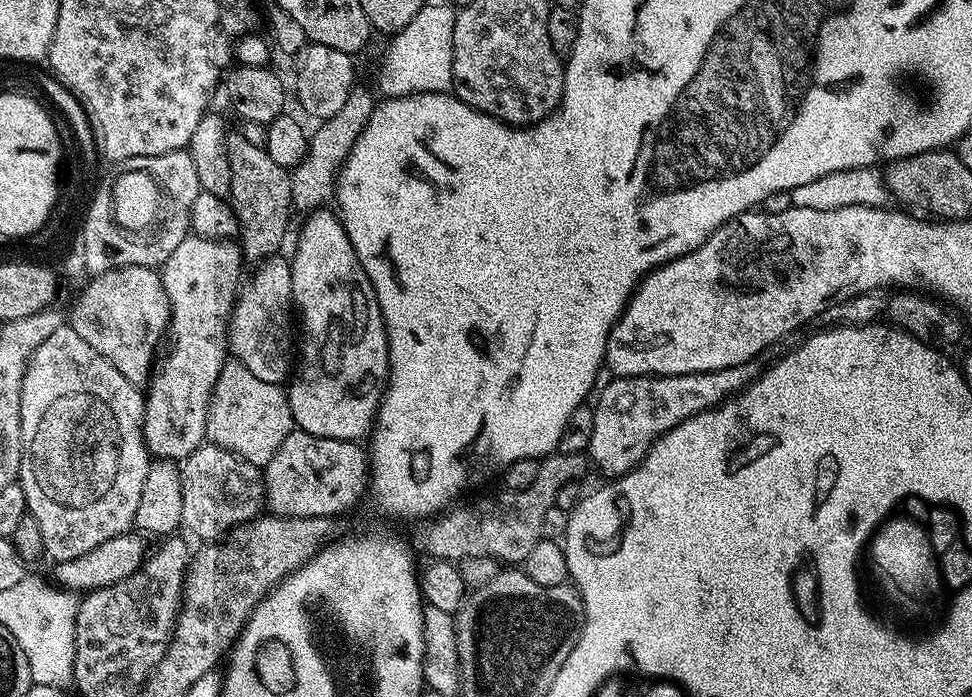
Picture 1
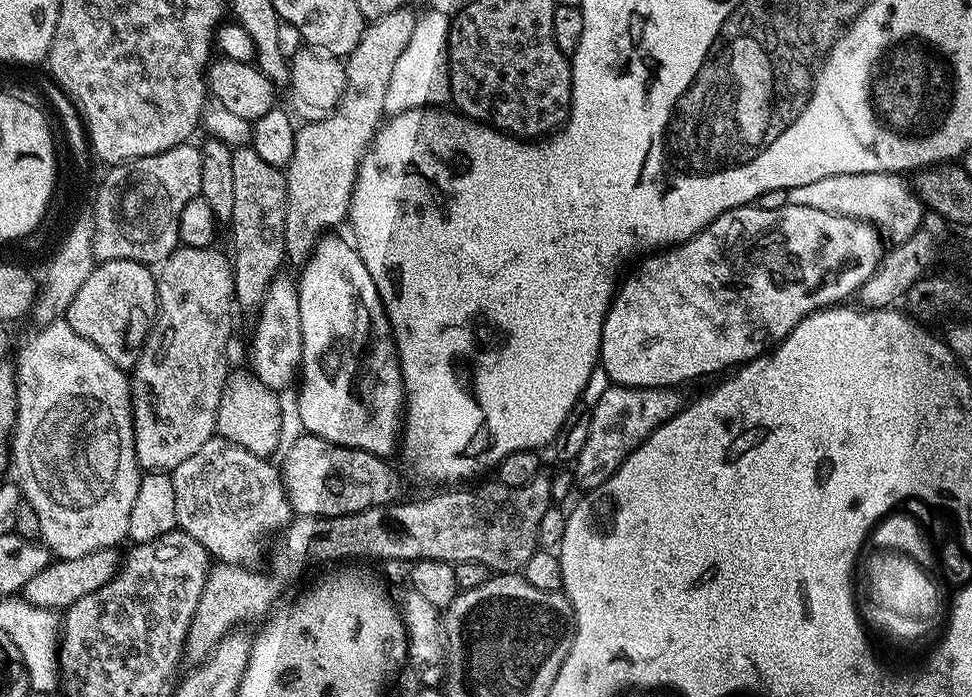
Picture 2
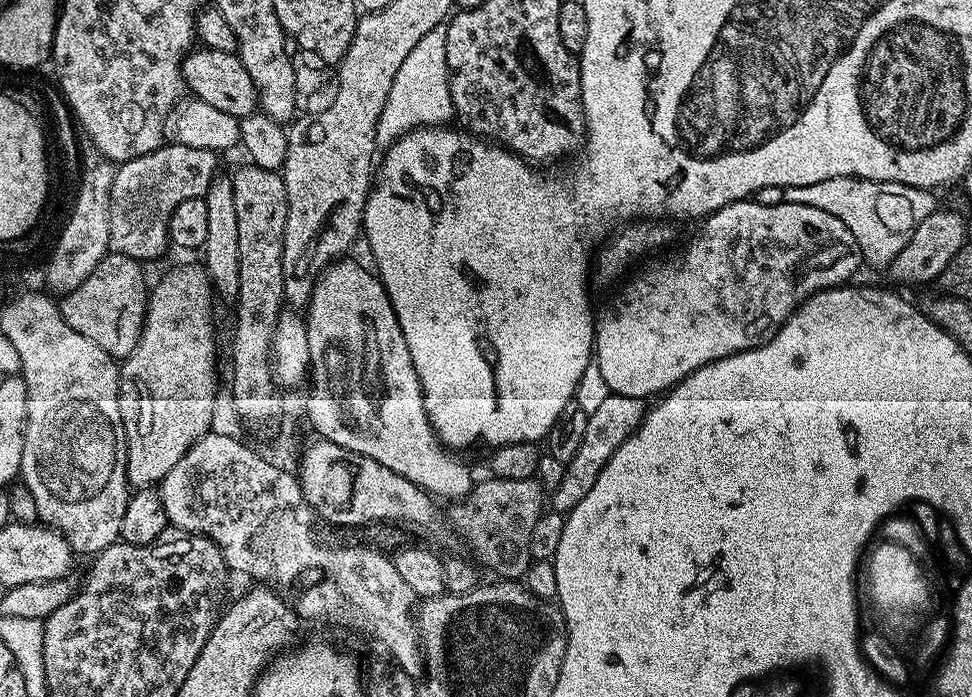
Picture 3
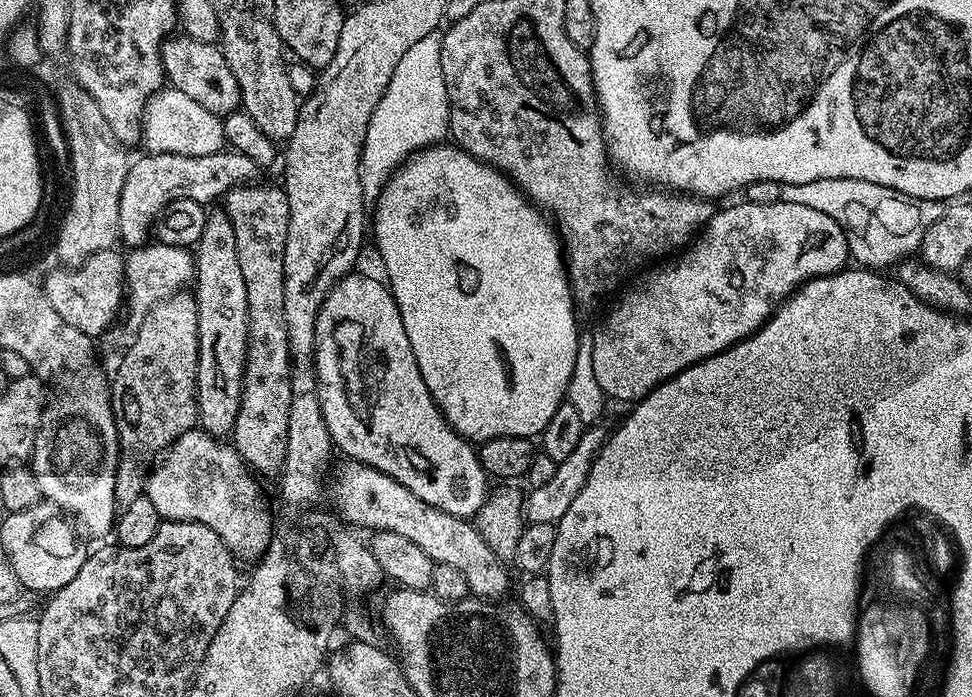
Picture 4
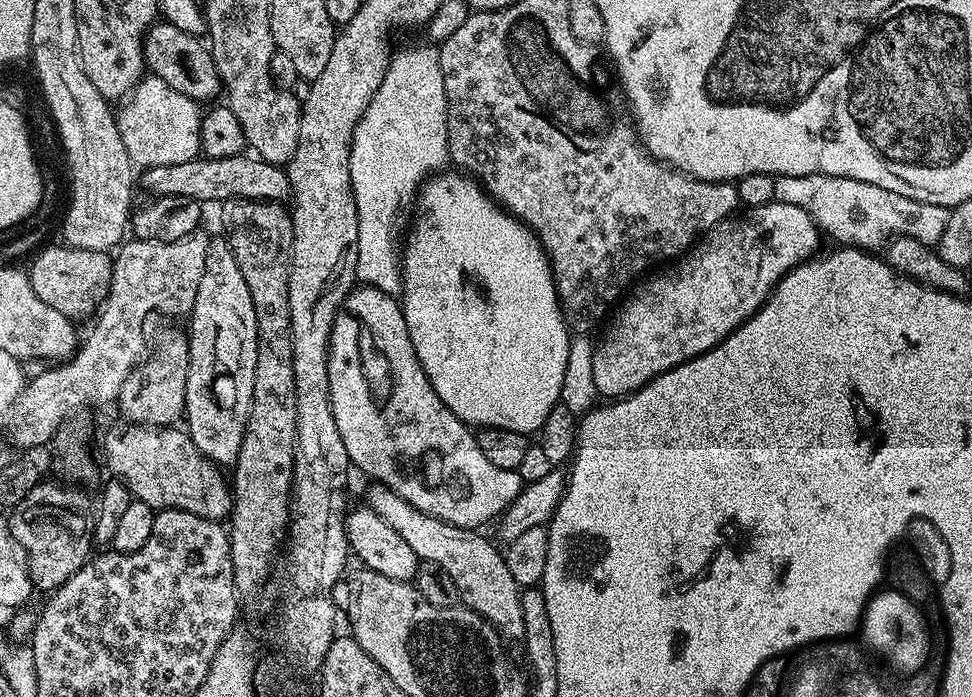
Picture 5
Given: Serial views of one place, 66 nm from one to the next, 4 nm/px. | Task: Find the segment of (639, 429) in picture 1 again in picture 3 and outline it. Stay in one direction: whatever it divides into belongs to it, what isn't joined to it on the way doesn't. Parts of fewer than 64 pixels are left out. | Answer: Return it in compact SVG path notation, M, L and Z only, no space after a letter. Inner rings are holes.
M604 394L604 397L597 402L596 409L588 412L586 430L582 434L578 454L574 454L574 458L570 458L570 462L566 465L564 480L556 488L551 489L551 511L567 514L572 511L574 506L578 506L578 502L582 502L582 498L586 498L586 494L590 494L590 486L594 486L602 466L606 466L606 462L614 454L614 450L618 450L618 446L622 446L622 442L626 442L626 438L632 436L637 426L644 420L645 411L644 400Z

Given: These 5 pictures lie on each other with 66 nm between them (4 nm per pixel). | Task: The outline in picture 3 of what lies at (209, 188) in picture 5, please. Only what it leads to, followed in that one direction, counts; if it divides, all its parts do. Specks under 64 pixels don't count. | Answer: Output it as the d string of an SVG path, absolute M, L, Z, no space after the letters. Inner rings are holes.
M165 142L161 144L158 150L154 150L150 154L142 154L138 158L133 160L123 161L117 167L114 174L114 182L110 186L110 242L108 243L109 249L112 252L117 252L123 256L129 256L135 260L141 262L147 262L152 260L155 256L160 256L164 252L164 247L169 247L170 241L168 238L168 223L170 222L170 214L174 214L174 206L178 206L178 202L186 202L190 198L201 198L204 193L208 191L208 187L212 184L212 181L216 179L218 175L218 169L216 169L216 160L218 160L217 153L210 150L202 150L195 146L186 146L185 144L178 144L175 142Z

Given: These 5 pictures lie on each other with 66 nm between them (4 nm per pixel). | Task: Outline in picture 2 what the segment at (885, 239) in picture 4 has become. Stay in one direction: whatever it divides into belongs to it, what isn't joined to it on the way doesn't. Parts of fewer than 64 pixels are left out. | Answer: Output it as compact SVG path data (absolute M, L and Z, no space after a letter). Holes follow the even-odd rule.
M871 172L870 174L834 174L809 182L807 186L788 189L788 203L794 206L810 206L814 210L826 210L835 216L862 220L876 232L887 235L893 245L912 237L926 211L913 185L903 175L894 172Z

